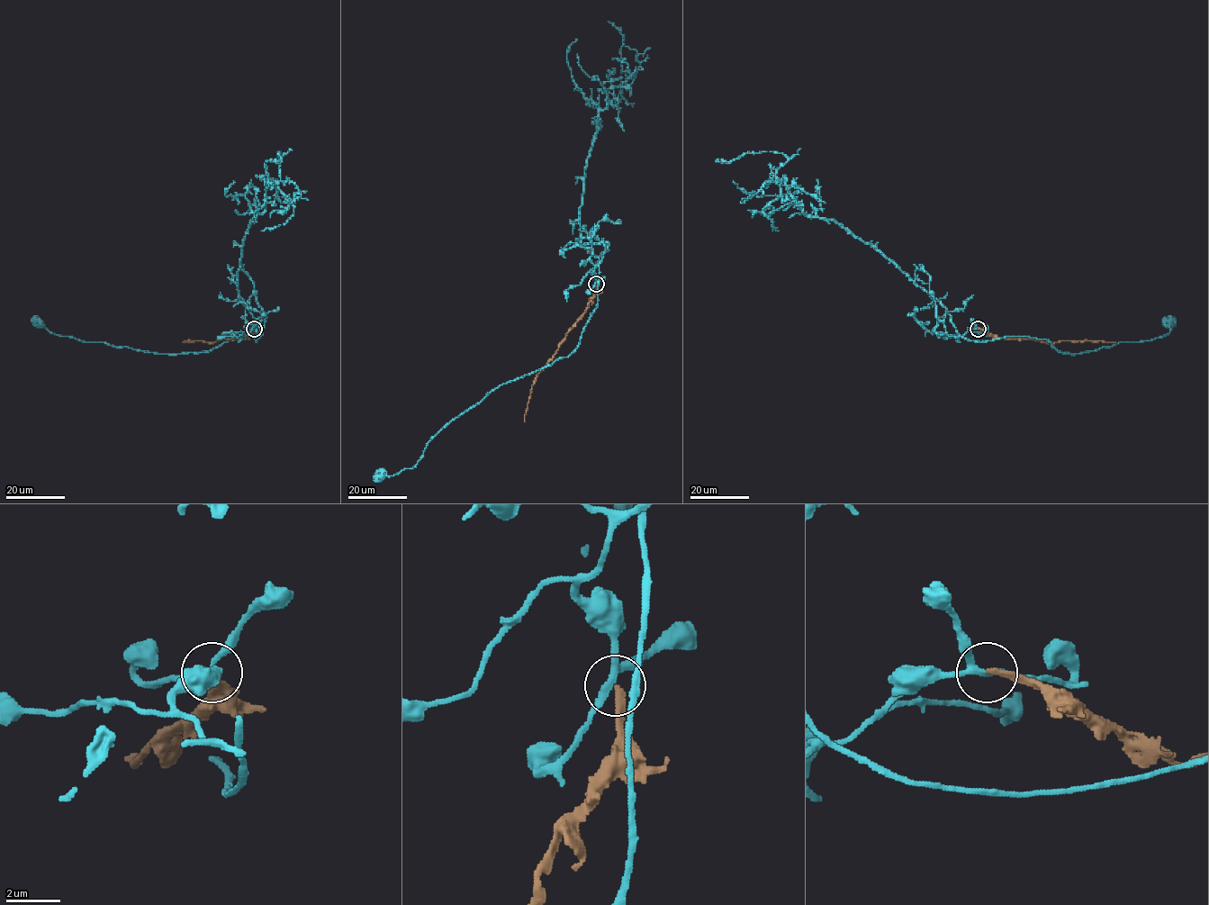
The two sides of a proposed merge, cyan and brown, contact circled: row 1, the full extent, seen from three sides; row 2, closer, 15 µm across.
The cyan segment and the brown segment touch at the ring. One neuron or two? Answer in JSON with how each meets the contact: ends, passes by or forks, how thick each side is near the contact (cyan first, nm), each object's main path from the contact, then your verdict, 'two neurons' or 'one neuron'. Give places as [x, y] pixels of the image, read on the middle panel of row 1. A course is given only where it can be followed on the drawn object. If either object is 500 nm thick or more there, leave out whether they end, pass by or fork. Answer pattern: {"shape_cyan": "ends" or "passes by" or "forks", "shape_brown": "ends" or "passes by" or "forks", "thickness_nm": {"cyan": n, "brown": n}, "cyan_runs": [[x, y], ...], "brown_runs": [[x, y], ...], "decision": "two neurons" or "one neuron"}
{"shape_cyan": "forks", "shape_brown": "ends", "thickness_nm": {"cyan": 200, "brown": 220}, "cyan_runs": [[596, 284], [592, 272], [598, 265], [597, 306], [568, 357], [500, 384], [446, 424], [413, 467], [380, 476]], "brown_runs": [[596, 284], [596, 292], [584, 313], [536, 377], [525, 421]], "decision": "two neurons"}

